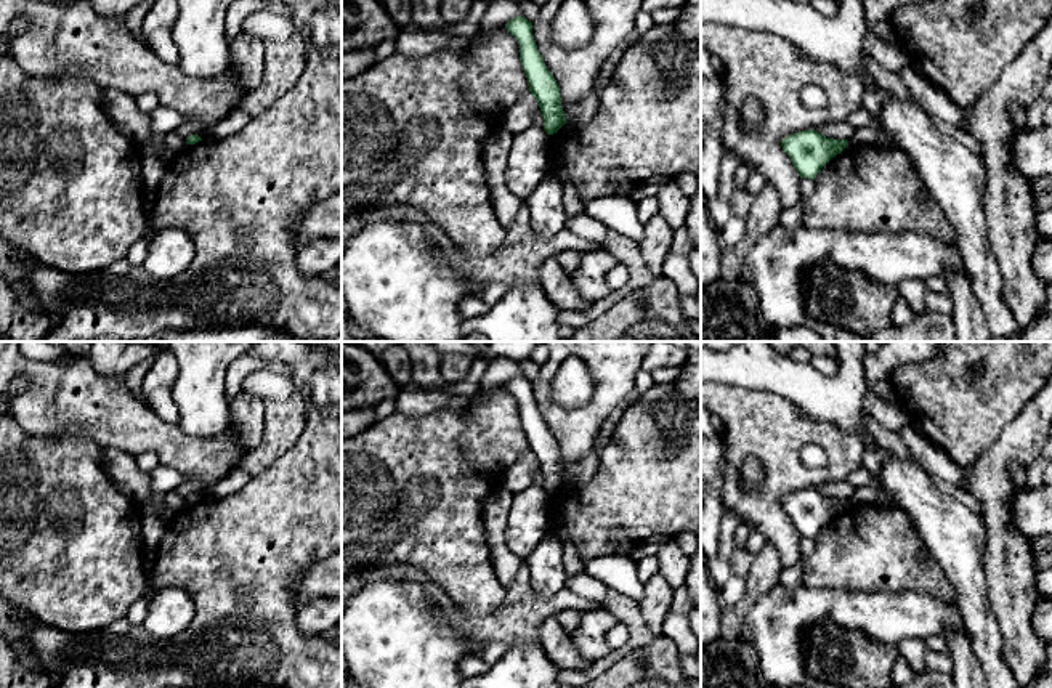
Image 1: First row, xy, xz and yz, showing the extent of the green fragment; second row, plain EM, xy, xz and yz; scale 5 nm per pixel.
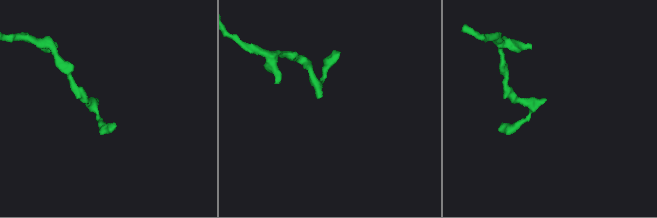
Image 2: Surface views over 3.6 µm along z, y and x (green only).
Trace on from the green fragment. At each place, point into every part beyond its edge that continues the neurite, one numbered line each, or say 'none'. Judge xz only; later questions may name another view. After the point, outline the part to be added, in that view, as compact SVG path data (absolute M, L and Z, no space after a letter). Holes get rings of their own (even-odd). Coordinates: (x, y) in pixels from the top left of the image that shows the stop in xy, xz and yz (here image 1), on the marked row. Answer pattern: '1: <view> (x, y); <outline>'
none

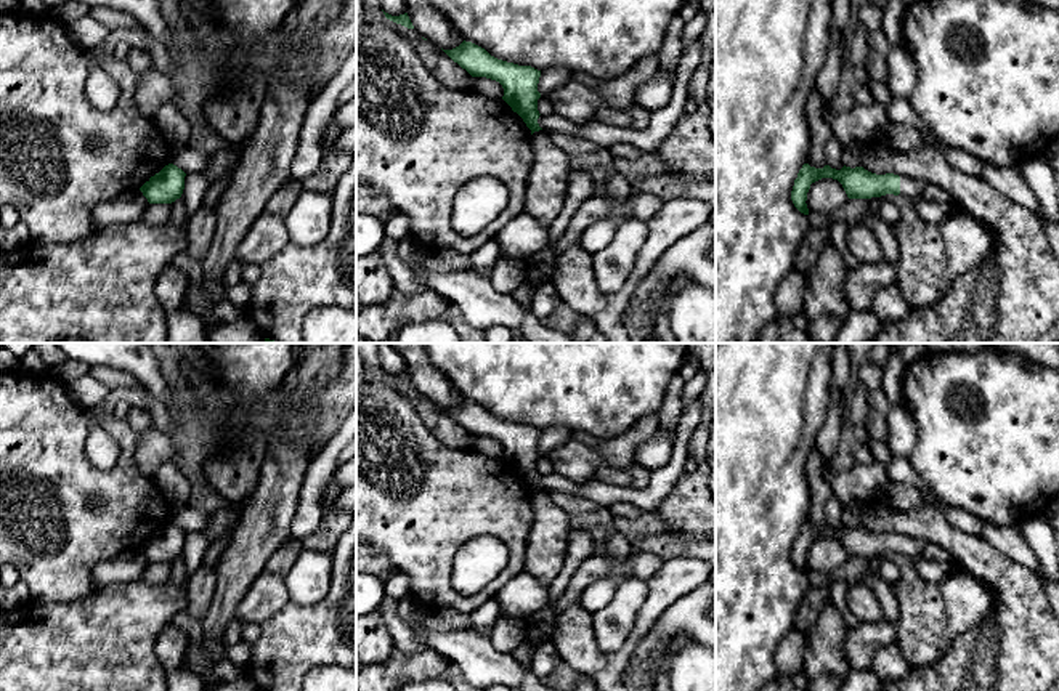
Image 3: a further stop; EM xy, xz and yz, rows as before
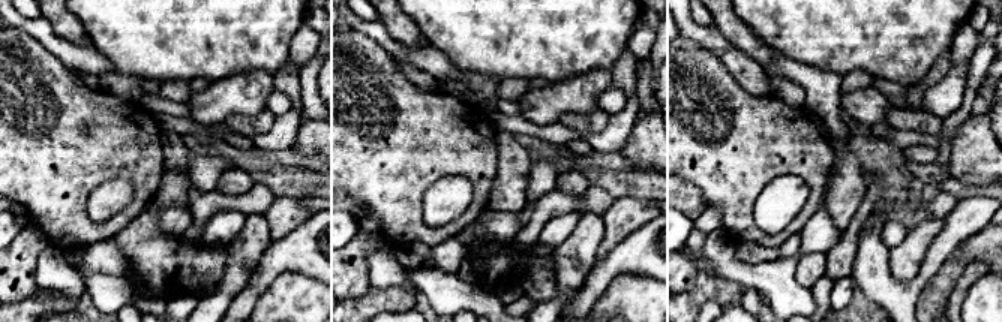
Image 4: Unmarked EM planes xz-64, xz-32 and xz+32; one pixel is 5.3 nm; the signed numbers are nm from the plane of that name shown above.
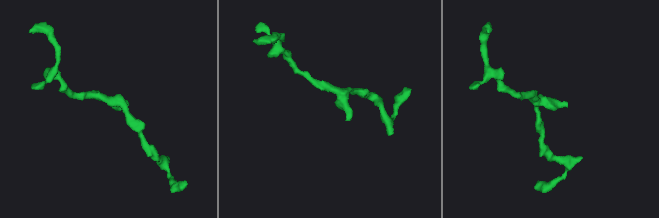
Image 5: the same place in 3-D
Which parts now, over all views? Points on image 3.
1: yz (910, 188); M900 176L900 196L905 196L911 200L918 199L927 186L929 186L927 181Z

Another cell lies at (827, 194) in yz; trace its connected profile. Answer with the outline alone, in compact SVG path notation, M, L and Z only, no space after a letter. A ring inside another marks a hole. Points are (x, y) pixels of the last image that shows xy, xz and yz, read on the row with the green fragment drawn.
M822 178L810 184L807 192L809 212L833 213L849 200L842 184L833 178Z

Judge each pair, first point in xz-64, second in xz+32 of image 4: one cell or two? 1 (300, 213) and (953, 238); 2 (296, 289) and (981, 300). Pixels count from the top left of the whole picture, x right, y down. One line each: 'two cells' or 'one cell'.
1: one cell
2: one cell

